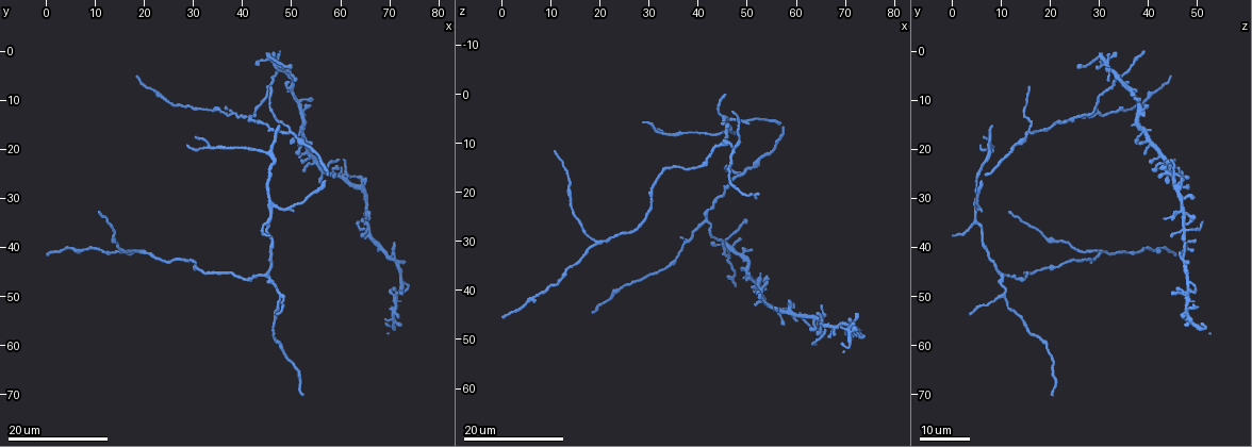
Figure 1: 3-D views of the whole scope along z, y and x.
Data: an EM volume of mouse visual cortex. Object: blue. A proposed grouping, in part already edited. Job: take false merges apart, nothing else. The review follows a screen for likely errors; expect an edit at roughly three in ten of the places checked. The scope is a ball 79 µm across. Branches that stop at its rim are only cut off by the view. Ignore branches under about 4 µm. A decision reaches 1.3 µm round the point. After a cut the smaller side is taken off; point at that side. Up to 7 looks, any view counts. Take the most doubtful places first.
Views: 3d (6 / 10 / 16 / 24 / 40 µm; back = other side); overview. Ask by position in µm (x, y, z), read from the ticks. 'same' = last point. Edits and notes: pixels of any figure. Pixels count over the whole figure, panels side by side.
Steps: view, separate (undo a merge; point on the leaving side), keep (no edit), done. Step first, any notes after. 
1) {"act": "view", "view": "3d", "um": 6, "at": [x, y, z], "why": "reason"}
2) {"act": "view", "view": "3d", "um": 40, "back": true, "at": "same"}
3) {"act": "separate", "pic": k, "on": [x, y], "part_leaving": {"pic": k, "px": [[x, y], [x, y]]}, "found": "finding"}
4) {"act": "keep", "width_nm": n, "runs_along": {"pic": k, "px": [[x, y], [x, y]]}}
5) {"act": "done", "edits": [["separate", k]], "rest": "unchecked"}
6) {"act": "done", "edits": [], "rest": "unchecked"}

{"act": "view", "view": "3d", "um": 24, "at": [66.0, 36.0, 47.0]}

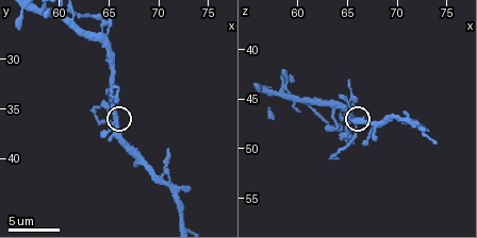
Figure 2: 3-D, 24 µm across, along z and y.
{"act": "view", "view": "3d", "um": 10, "at": [65.8, 36.6, 47.8], "why": "zoom in"}

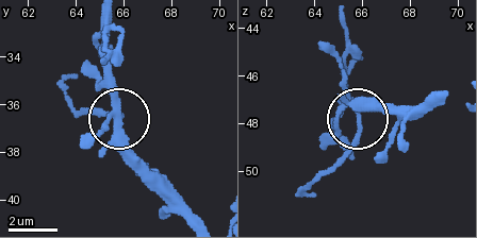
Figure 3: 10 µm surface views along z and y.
{"act": "keep", "runs_along": {"pic": 3, "px": [[103, 18], [103, 79], [121, 116], [99, 116]]}, "found": "continuous, no second neuron"}

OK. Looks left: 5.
{"act": "view", "view": "3d", "um": 24, "at": [49.0, 16.0, 15.5], "why": "thin arm on a thick one"}

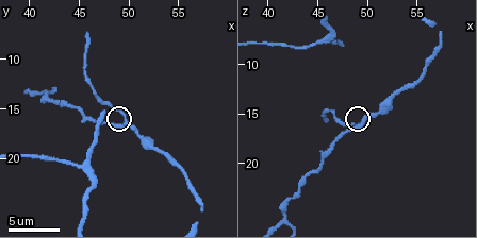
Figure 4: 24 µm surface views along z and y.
{"act": "view", "view": "3d", "um": 10, "at": [49.8, 16.6, 15.8]}

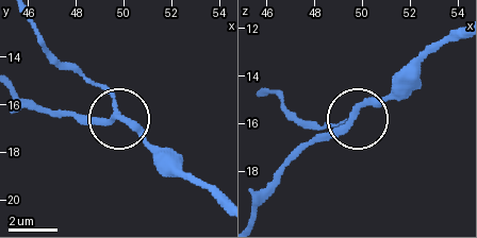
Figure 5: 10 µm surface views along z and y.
{"act": "keep", "runs_along": {"pic": 5, "px": [[183, 171], [167, 165], [120, 118], [113, 98], [71, 64]]}, "found": "one neuron here"}

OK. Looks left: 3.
{"act": "view", "view": "3d", "um": 16, "at": [47.5, 50.0, 10.0], "why": "arms part here"}

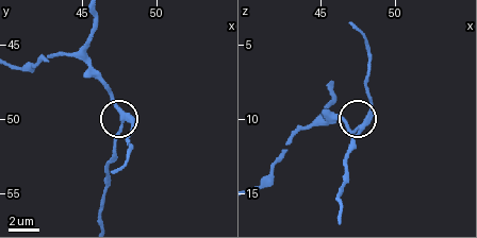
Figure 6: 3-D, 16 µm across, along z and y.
{"act": "view", "view": "3d", "um": 10, "at": [48.0, 49.8, 10.2]}

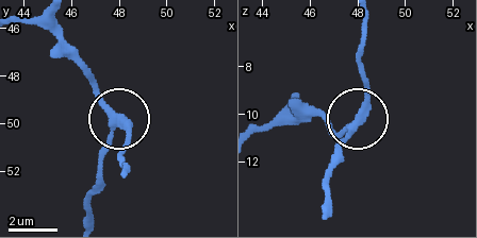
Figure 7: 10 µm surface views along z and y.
{"act": "keep", "side_arm_um": 9, "found": "all the same neuron"}

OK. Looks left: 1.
{"act": "done", "edits": [], "rest": "unchecked"}

